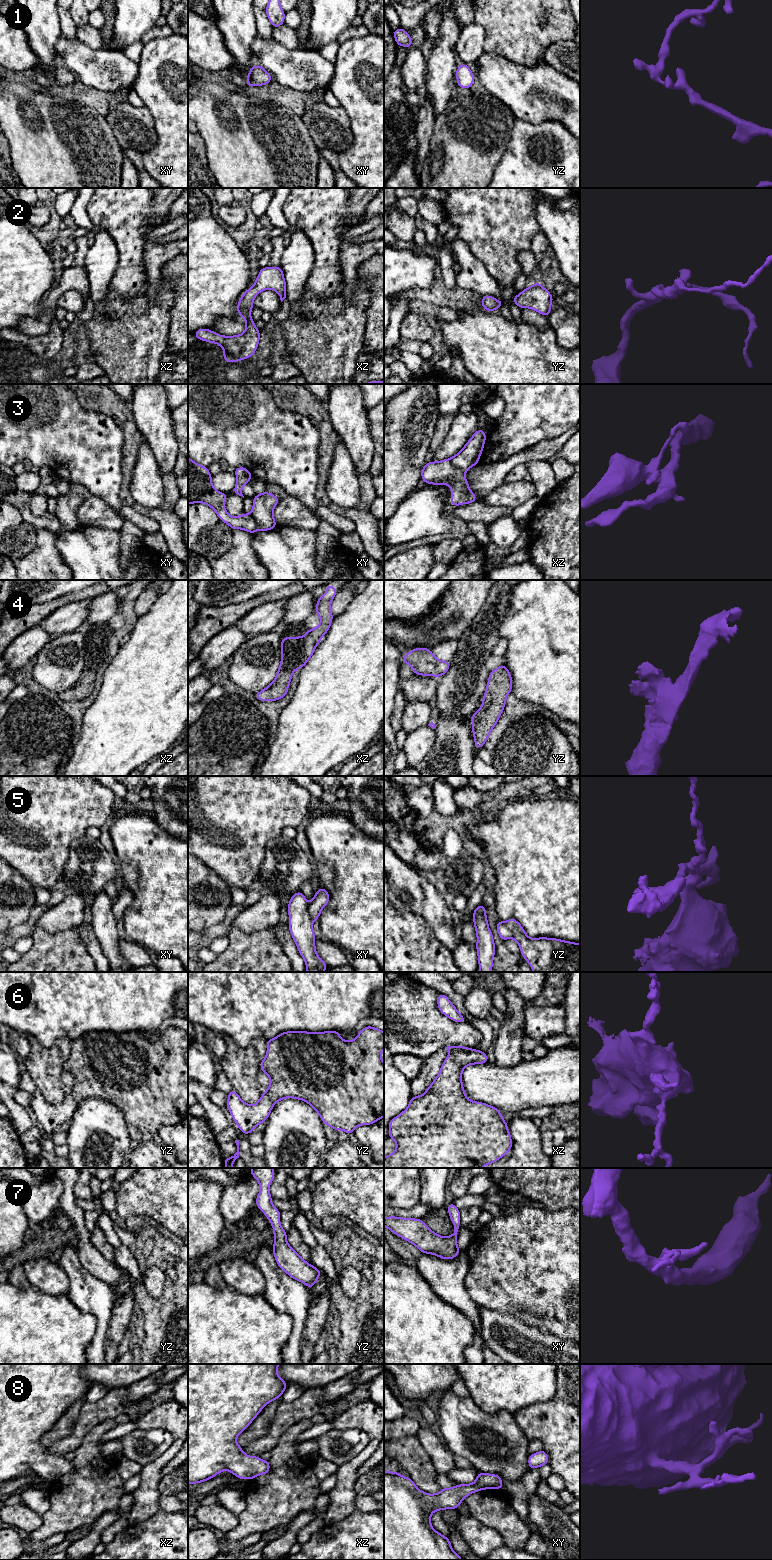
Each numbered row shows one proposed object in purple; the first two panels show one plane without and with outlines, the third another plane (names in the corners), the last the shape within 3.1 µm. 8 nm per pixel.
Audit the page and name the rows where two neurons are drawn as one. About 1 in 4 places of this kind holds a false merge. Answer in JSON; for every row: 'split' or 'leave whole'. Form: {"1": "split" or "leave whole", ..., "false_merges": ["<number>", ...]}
{"1": "leave whole", "2": "leave whole", "3": "split", "4": "leave whole", "5": "split", "6": "leave whole", "7": "leave whole", "8": "leave whole", "false_merges": ["3", "5"]}

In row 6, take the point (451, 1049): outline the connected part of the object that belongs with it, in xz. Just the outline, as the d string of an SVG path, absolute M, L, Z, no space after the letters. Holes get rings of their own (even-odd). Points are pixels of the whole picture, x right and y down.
M447 1046L449 1055L440 1073L421 1096L412 1096L409 1106L389 1122L389 1138L397 1144L395 1151L384 1157L384 1168L483 1168L496 1162L512 1149L508 1124L500 1110L486 1103L469 1100L462 1084L462 1070L472 1064L488 1063L487 1054L462 1046Z

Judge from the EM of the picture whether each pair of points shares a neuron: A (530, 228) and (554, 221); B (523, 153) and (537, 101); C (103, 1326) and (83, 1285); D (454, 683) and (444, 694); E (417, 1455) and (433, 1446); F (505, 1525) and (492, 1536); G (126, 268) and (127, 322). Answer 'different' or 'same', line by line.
A: different
B: different
C: same
D: same
E: different
F: different
G: different

